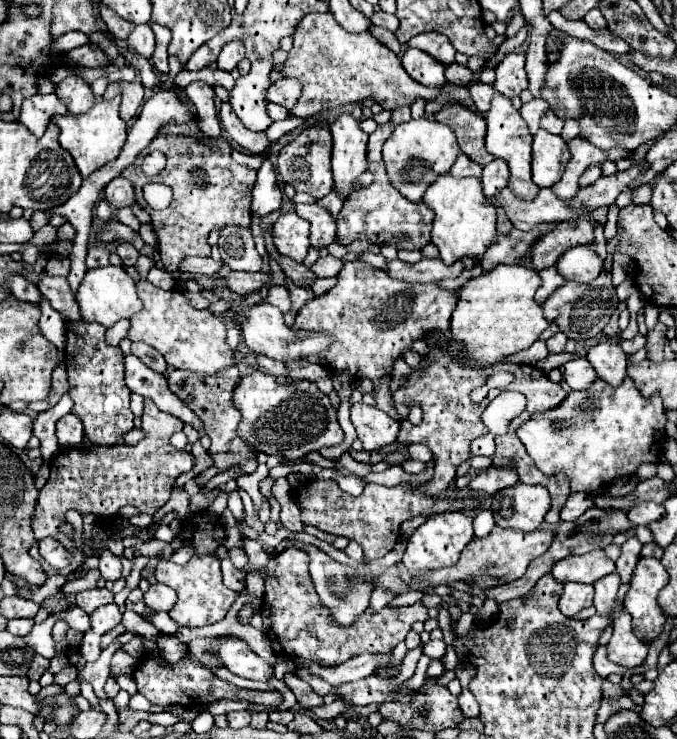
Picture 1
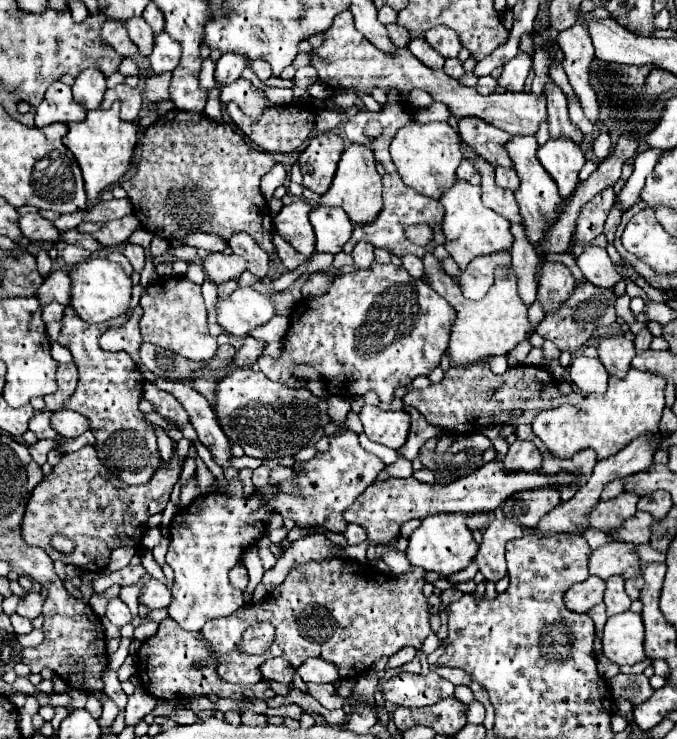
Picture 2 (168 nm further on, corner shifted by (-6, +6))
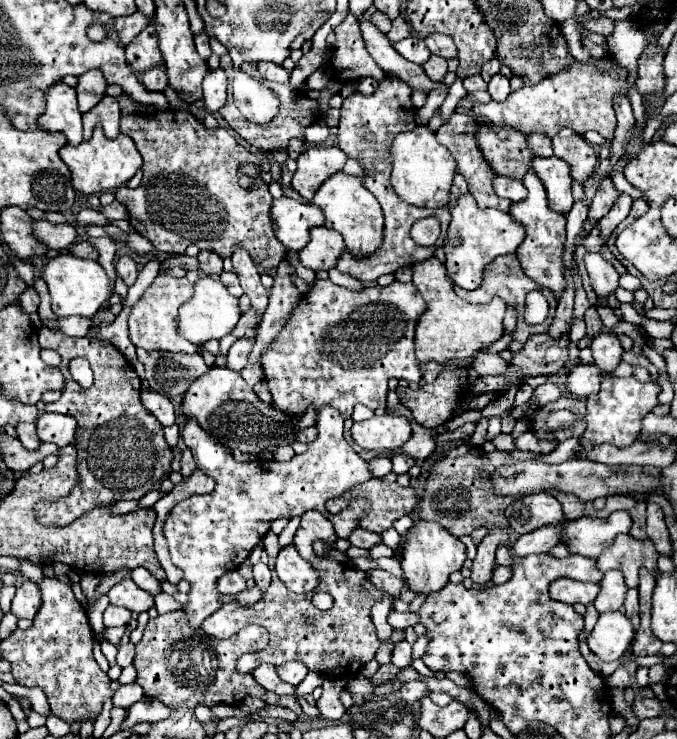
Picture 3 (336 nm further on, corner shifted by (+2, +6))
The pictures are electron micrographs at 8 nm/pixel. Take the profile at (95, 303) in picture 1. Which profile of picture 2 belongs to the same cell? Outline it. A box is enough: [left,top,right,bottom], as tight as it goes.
[70,258,132,324]

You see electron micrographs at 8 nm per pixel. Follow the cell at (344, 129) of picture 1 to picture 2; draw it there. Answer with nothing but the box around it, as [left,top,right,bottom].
[320,144,382,224]

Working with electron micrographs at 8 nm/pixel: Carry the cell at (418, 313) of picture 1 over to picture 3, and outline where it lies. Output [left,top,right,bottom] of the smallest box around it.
[262,280,426,418]

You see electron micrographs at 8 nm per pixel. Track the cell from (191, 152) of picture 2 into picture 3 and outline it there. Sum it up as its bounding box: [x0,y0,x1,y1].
[116,110,284,270]

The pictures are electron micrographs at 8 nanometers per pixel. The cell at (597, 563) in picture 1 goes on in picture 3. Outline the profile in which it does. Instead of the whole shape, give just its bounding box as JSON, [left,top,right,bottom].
[598,534,659,588]

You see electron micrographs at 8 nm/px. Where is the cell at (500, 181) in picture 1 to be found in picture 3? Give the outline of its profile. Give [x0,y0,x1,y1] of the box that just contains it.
[494,176,528,202]

